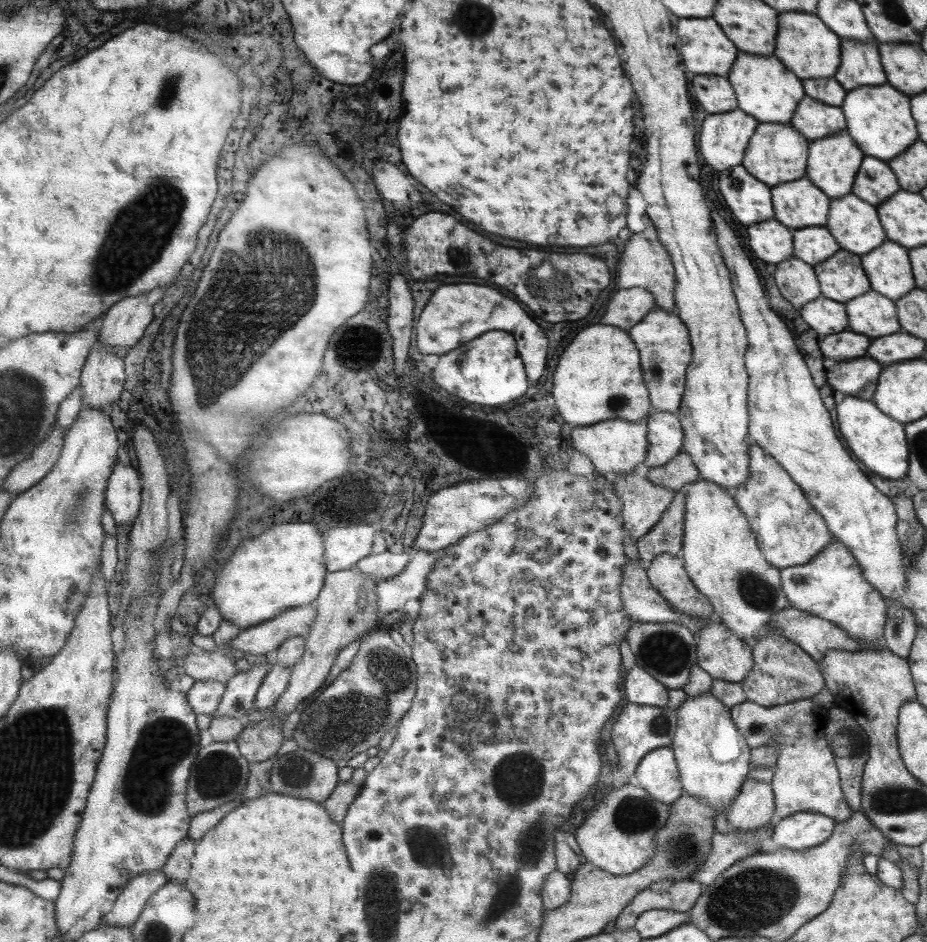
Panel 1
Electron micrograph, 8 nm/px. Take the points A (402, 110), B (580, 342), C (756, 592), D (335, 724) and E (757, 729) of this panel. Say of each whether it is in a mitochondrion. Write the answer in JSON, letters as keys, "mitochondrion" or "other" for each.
{"A":"other","B":"other","C":"mitochondrion","D":"mitochondrion","E":"mitochondrion"}

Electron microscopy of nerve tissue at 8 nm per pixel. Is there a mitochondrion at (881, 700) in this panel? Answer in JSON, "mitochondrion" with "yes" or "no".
{"mitochondrion":"no"}

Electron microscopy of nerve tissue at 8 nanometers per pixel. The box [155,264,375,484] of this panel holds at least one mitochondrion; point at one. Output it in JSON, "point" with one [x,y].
{"point":[353,365]}

